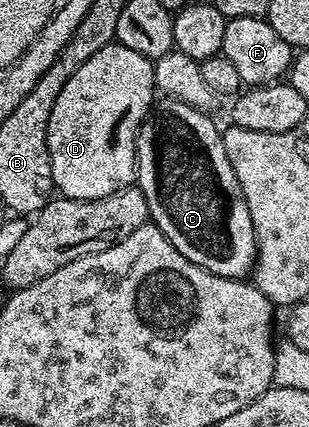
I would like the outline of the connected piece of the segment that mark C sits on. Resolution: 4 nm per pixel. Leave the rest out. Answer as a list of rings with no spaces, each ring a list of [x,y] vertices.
[[[160,98],[151,108],[151,114],[141,125],[135,142],[137,186],[149,201],[150,222],[164,234],[181,256],[201,270],[221,278],[242,280],[252,274],[256,258],[253,220],[245,201],[245,193],[229,165],[225,153],[223,131],[206,111],[198,111],[180,99]]]

